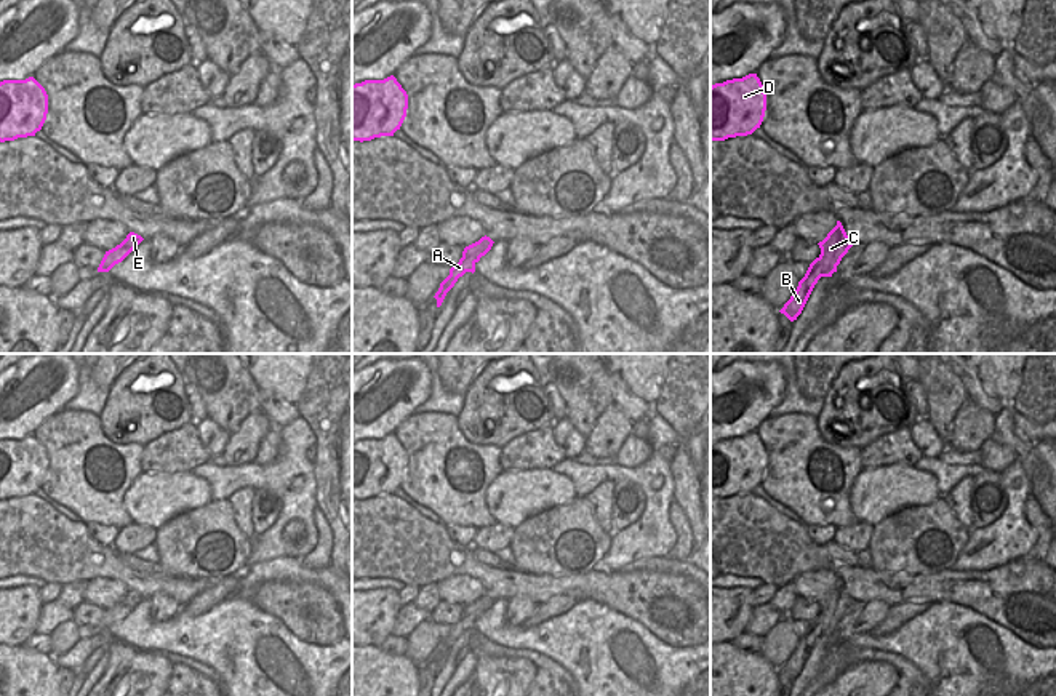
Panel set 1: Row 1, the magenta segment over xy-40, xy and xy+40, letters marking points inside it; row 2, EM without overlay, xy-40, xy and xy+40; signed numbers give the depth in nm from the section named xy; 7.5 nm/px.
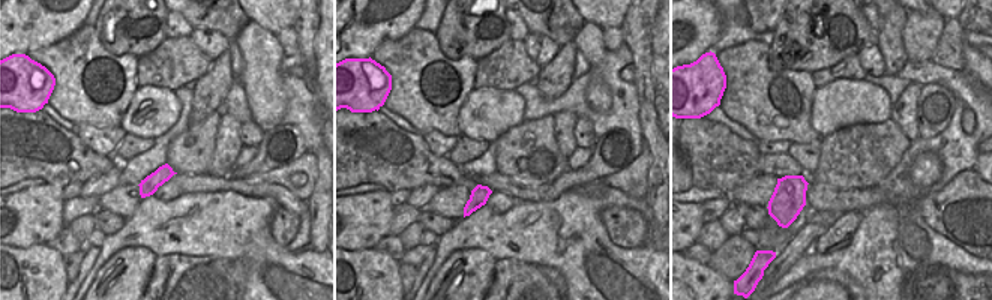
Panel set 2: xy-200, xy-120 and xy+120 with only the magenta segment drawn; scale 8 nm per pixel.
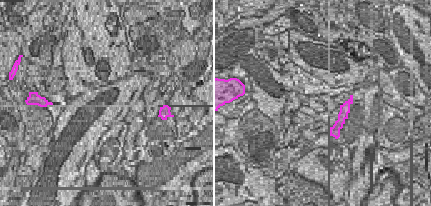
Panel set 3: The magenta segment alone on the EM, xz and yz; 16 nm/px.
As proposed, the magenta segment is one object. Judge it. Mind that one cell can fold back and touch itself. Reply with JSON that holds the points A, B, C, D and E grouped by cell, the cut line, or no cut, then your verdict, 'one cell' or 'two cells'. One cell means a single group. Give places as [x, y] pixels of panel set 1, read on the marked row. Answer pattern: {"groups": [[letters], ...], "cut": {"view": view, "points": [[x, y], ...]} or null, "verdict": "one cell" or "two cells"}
{"groups": [["A", "B", "E"], ["C", "D"]], "cut": {"view": "xy+40", "points": [[820, 256], [828, 264], [831, 274]]}, "verdict": "two cells"}

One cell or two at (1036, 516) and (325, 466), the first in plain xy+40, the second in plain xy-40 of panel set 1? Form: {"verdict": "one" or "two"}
{"verdict": "two"}

